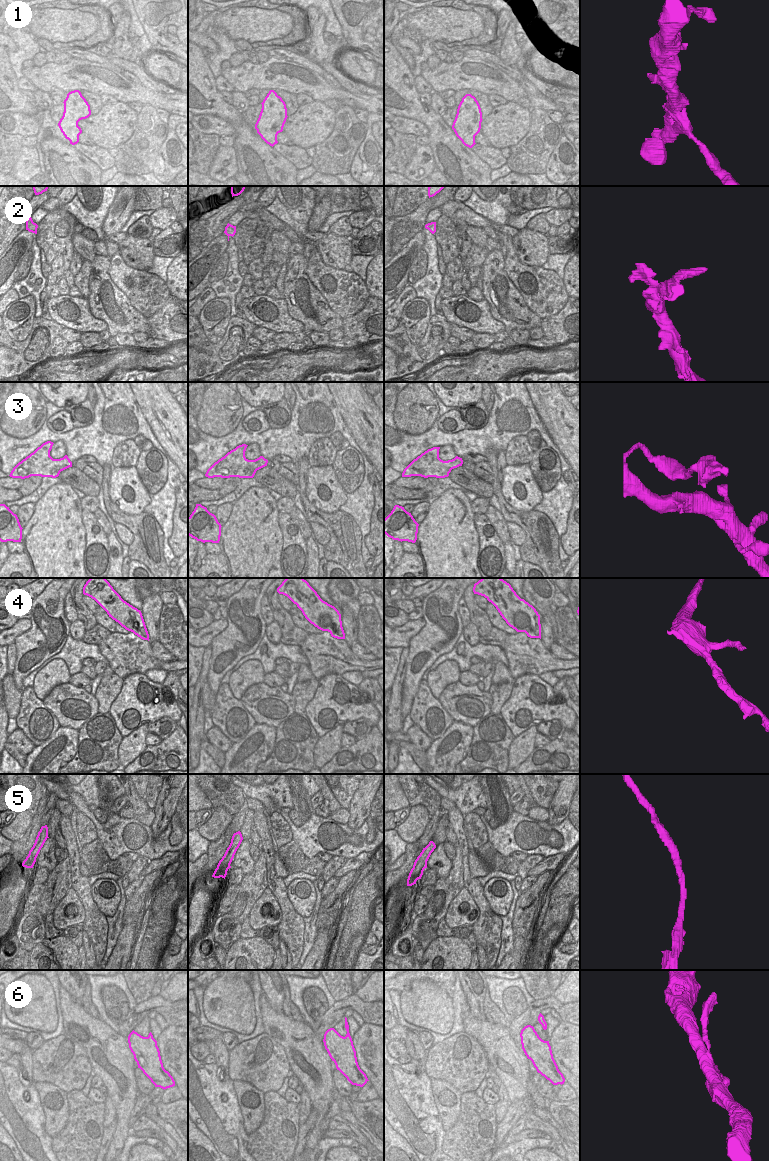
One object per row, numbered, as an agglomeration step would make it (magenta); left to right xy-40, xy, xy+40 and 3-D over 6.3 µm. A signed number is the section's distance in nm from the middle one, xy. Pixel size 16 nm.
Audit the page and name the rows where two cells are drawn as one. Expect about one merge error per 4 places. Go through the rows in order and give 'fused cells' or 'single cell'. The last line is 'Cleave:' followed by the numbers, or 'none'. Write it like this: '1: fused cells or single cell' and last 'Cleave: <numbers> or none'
1: single cell
2: single cell
3: fused cells
4: single cell
5: single cell
6: single cell
Cleave: 3

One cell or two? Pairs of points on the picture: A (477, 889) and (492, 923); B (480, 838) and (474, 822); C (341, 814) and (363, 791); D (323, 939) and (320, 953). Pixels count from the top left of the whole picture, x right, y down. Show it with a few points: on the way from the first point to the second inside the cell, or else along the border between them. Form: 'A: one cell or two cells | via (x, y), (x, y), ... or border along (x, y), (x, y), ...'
A: one cell | via (478, 897), (484, 906), (486, 915)
B: one cell | via (478, 834), (474, 826)
C: two cells | border along (349, 810), (349, 820), (346, 823)
D: one cell | via (321, 942), (320, 950)

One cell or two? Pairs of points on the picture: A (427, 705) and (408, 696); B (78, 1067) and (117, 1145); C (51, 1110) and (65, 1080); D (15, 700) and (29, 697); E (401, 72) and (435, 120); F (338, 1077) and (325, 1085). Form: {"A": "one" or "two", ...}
{"A": "two", "B": "two", "C": "two", "D": "two", "E": "one", "F": "two"}

